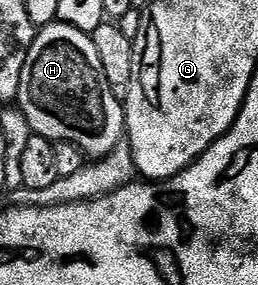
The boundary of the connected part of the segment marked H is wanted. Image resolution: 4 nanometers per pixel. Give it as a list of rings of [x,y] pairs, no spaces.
[[[53,22],[38,28],[29,57],[25,57],[25,69],[21,69],[21,89],[17,107],[23,112],[34,134],[50,139],[52,143],[72,143],[82,149],[84,156],[92,160],[102,159],[125,139],[125,107],[111,91],[101,69],[101,57],[97,57],[97,45],[90,34],[68,23]]]

